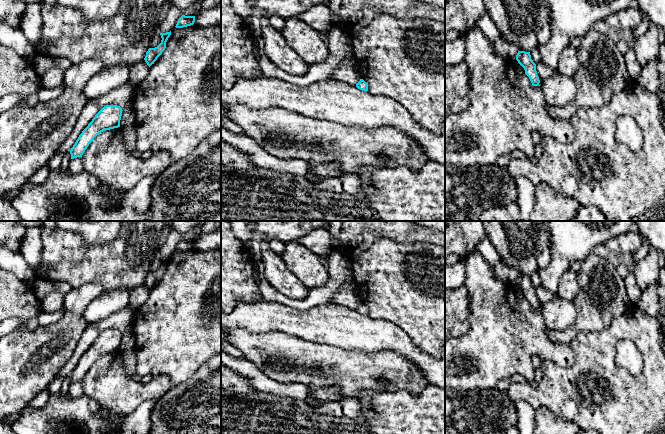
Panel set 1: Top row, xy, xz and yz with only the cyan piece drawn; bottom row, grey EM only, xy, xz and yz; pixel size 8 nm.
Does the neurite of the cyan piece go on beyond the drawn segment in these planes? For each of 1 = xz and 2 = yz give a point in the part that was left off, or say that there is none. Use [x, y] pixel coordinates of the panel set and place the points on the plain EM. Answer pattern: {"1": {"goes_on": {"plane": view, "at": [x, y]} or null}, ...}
{"1": {"goes_on": null}, "2": {"goes_on": null}}

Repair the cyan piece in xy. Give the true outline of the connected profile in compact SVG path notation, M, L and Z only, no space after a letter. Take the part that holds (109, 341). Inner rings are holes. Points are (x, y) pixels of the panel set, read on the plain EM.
M117 329L104 330L82 355L70 374L71 383L82 381L83 377L101 356L120 351L122 332Z

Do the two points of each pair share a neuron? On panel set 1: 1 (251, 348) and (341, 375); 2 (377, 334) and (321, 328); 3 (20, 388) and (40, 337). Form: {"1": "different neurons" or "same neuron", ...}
{"1": "same neuron", "2": "same neuron", "3": "same neuron"}

